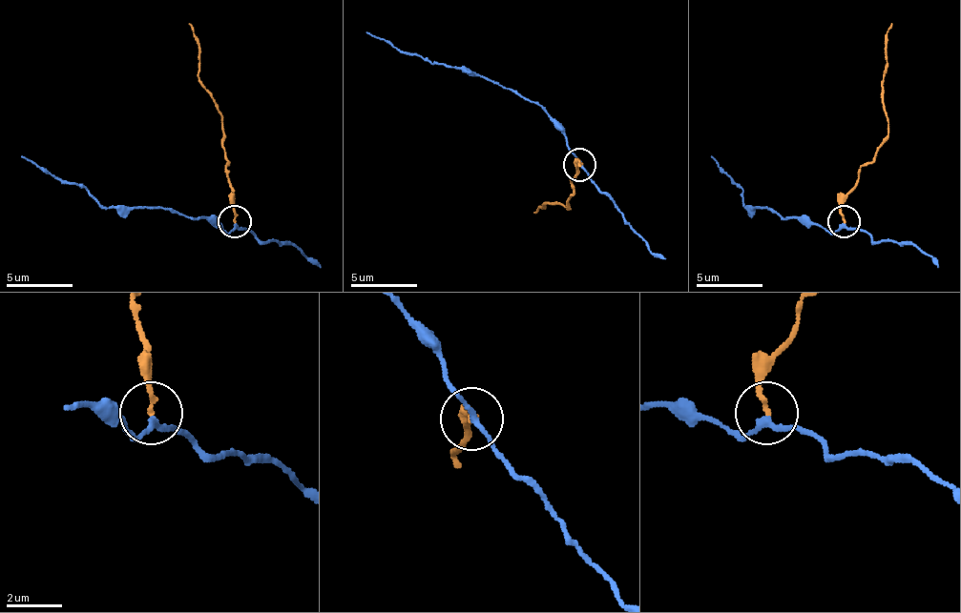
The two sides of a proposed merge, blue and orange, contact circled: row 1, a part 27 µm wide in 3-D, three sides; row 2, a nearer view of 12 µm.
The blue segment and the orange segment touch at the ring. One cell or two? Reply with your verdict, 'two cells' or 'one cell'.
two cells

